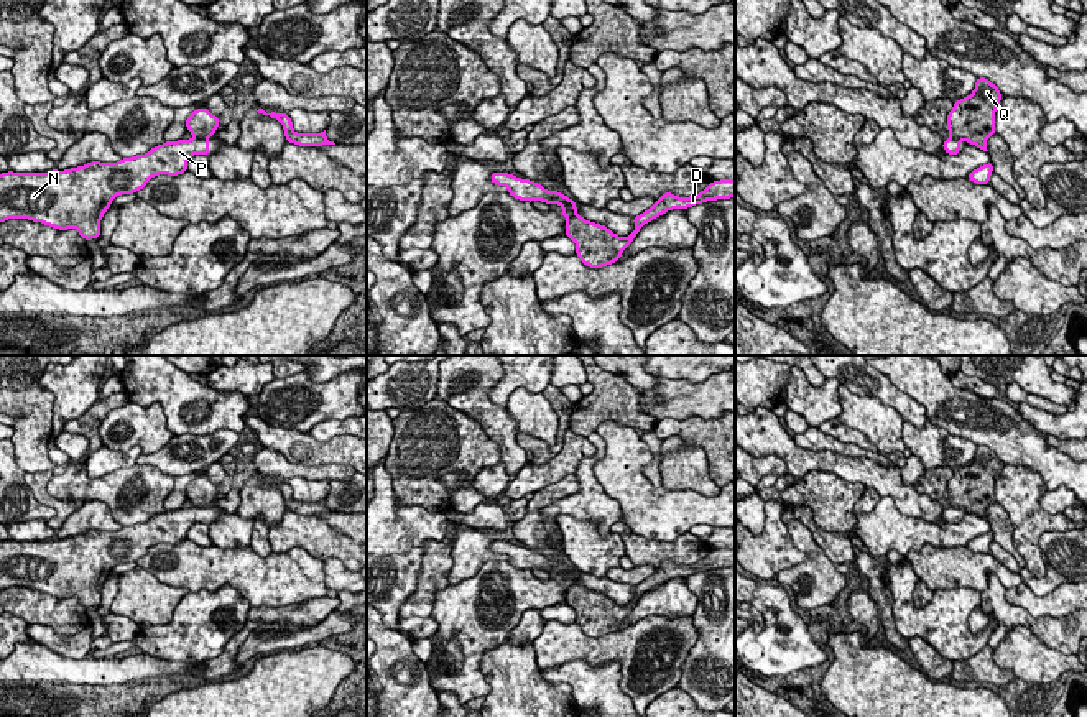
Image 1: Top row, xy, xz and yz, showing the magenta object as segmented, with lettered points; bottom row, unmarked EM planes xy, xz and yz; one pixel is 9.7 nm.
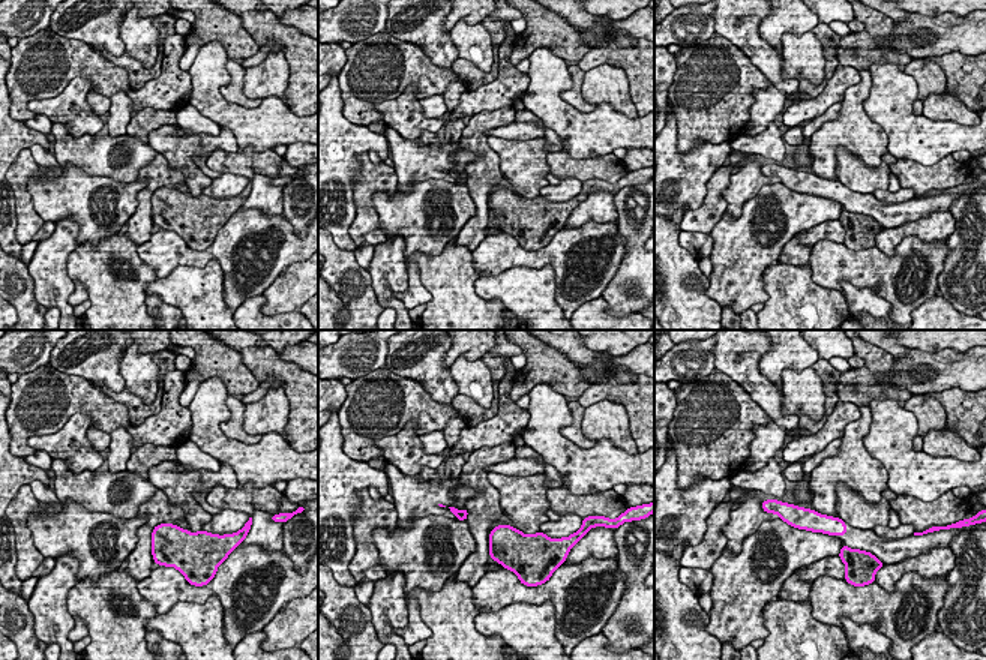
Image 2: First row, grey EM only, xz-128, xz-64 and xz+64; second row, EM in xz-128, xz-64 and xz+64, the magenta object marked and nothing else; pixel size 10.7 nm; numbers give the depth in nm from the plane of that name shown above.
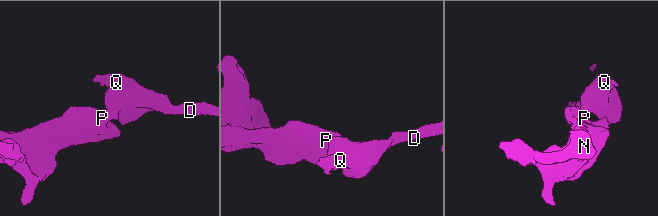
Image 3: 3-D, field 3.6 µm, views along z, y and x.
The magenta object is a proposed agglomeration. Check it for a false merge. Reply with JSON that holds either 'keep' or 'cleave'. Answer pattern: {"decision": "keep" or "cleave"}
{"decision": "cleave"}

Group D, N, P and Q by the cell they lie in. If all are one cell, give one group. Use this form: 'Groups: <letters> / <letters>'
Groups: D Q / N P

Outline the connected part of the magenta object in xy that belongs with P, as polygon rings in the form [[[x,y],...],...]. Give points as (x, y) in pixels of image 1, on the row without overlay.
[[[207,507],[164,510],[145,523],[117,531],[90,530],[48,541],[2,541],[0,590],[28,587],[59,599],[76,595],[86,610],[100,607],[100,589],[117,564],[138,561],[160,543],[183,543],[194,523],[209,523]]]

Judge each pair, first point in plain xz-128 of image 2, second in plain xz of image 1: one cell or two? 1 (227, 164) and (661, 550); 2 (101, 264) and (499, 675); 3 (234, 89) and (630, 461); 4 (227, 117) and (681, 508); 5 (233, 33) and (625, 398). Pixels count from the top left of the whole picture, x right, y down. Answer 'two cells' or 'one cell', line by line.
1: one cell
2: one cell
3: two cells
4: one cell
5: one cell

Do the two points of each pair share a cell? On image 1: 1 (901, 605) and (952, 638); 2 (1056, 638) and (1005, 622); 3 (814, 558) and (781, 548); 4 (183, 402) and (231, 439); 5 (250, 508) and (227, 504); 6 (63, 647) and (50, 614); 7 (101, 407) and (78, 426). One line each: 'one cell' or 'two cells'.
1: one cell
2: one cell
3: two cells
4: two cells
5: two cells
6: two cells
7: one cell

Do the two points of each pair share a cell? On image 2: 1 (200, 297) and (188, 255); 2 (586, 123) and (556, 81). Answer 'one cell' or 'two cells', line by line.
1: two cells
2: one cell

